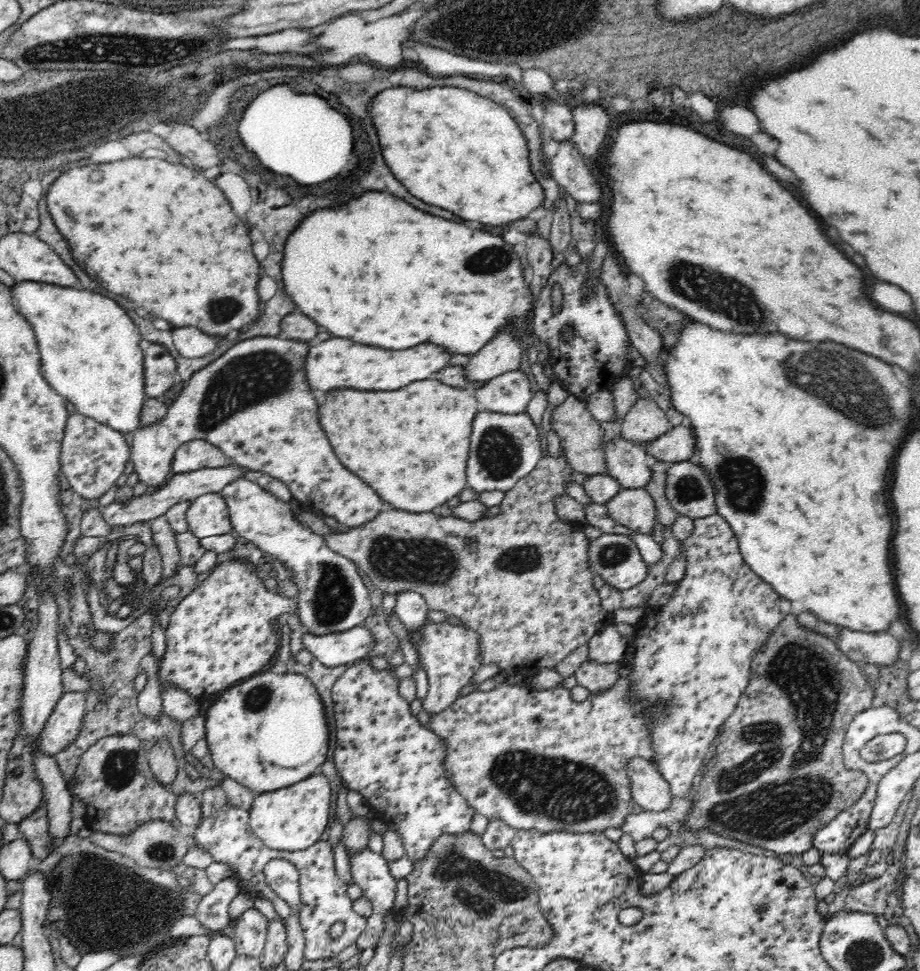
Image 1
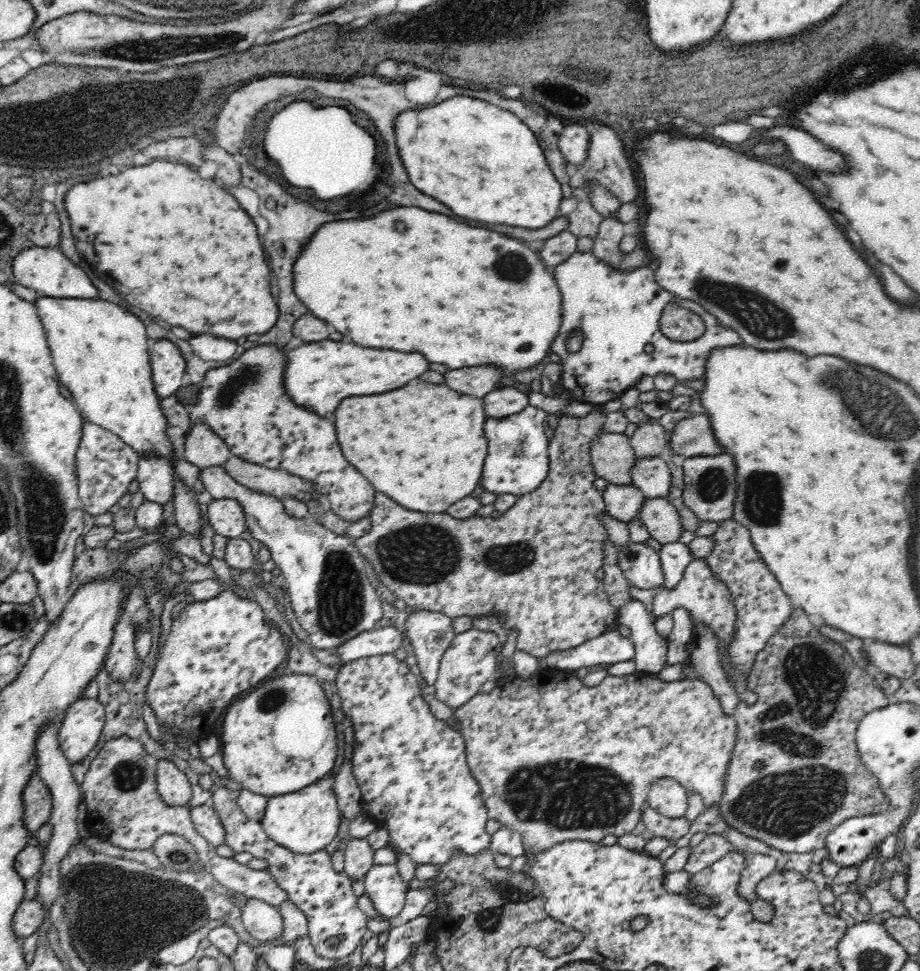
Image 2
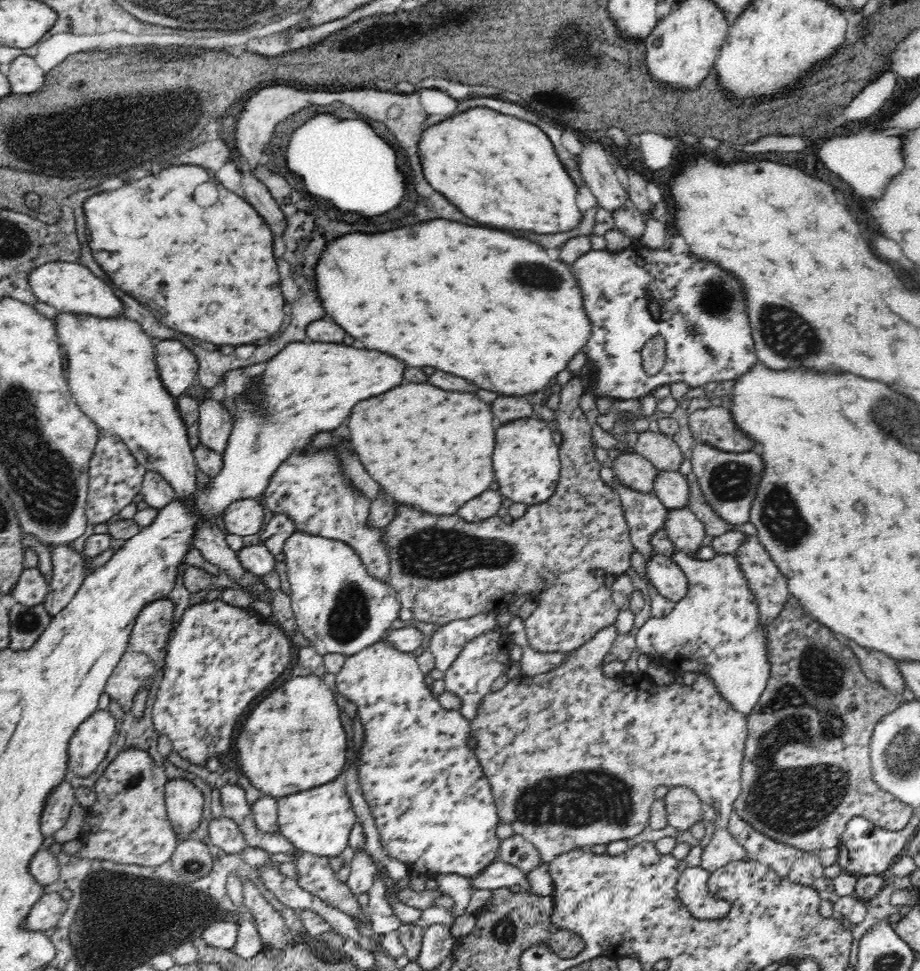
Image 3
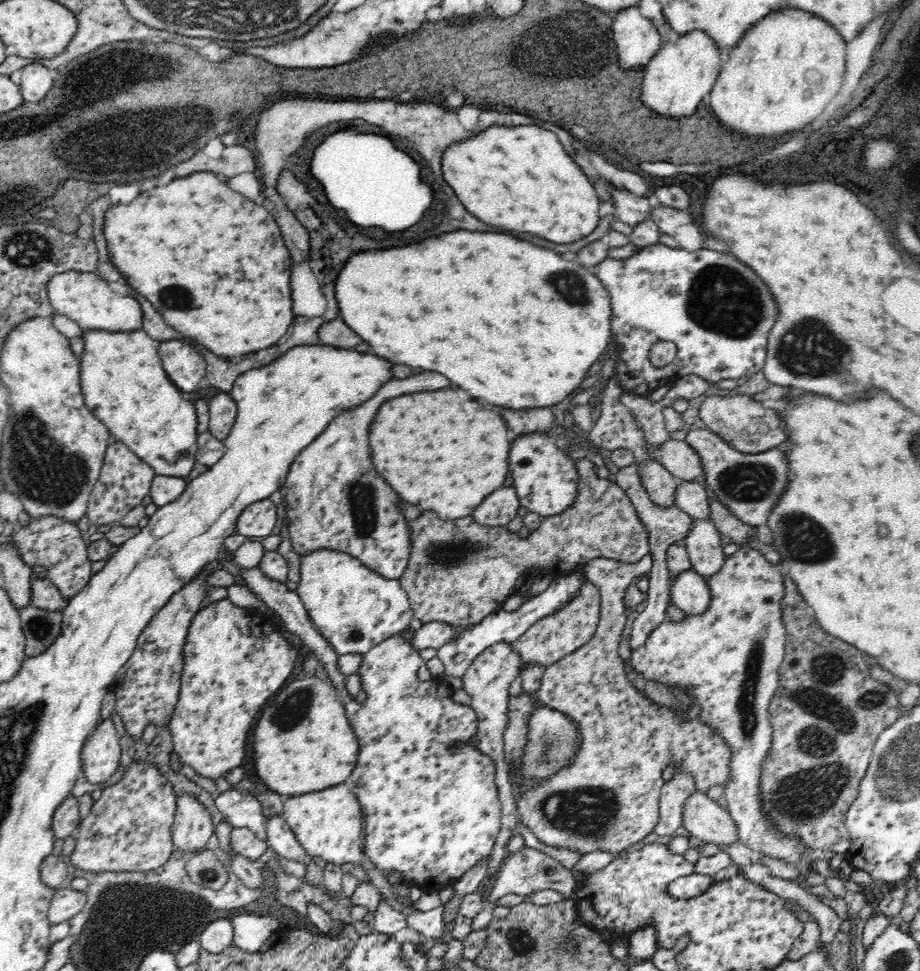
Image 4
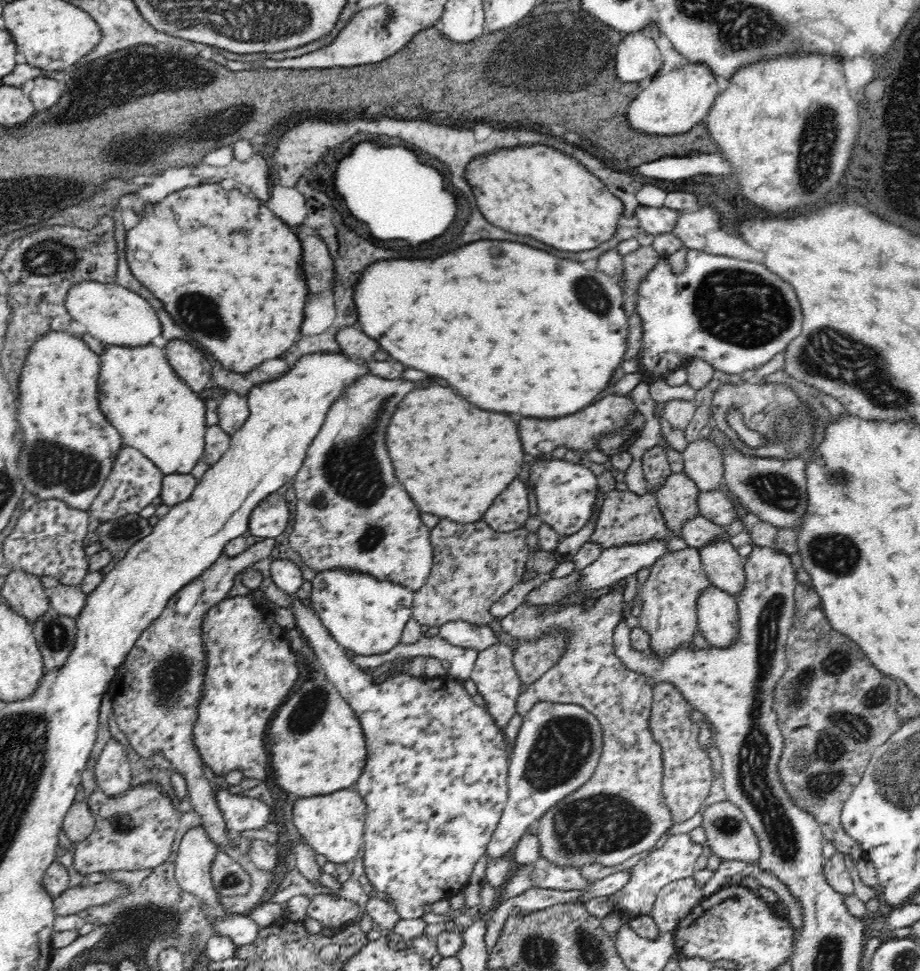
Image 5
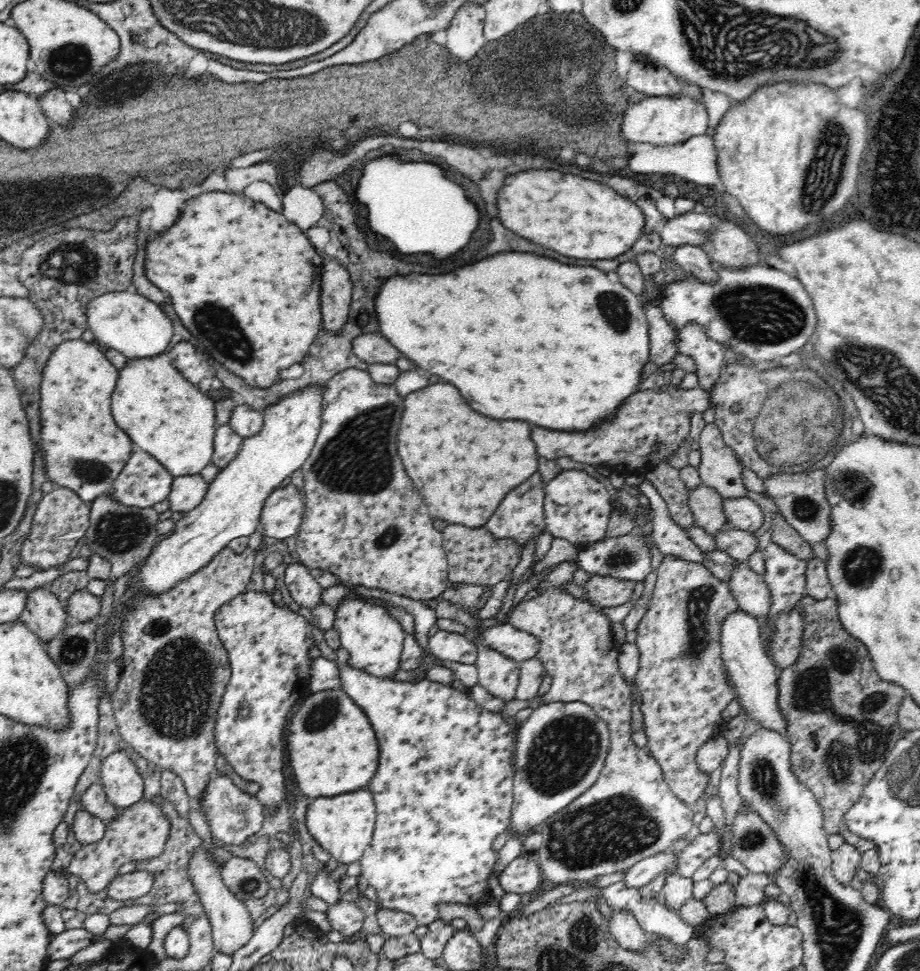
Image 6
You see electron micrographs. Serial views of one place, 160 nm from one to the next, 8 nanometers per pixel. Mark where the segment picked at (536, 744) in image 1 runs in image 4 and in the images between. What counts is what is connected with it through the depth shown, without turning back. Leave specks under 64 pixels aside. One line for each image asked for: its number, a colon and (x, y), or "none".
2: (599, 748)
3: (573, 758)
4: (606, 797)

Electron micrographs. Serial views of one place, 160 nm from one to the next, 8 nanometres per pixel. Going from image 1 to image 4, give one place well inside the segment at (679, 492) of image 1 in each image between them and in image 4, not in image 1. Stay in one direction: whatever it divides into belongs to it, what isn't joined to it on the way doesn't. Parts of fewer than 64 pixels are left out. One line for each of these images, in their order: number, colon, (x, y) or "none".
2: (709, 480)
3: (728, 481)
4: (749, 485)

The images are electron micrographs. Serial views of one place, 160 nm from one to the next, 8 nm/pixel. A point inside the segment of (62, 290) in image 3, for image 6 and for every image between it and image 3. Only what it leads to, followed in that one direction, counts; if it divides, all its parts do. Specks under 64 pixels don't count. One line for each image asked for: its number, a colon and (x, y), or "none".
4: (85, 297)
5: (115, 315)
6: (121, 320)

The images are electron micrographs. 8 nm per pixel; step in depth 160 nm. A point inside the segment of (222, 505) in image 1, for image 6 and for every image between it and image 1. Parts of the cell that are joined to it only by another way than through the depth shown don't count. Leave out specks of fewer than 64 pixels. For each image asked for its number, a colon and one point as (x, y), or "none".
2: (226, 516)
3: (244, 517)
4: (258, 520)
5: (269, 520)
6: (282, 513)

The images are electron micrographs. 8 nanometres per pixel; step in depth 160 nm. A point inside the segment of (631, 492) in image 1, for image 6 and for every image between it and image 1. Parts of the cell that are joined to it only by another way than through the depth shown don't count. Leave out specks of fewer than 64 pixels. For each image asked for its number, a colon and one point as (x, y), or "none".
2: (662, 521)
3: (684, 530)
4: (703, 544)
5: (724, 568)
6: (748, 588)

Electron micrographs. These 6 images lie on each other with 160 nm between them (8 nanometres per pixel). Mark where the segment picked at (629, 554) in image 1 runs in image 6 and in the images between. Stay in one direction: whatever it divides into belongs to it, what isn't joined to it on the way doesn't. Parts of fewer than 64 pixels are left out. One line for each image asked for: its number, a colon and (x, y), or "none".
2: (640, 564)
3: (666, 577)
4: (688, 592)
5: (716, 616)
6: (755, 677)

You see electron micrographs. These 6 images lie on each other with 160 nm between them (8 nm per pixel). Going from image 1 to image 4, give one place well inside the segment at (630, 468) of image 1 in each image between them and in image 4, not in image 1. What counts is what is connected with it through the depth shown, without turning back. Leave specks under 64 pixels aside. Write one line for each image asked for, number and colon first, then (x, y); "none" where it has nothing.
2: (650, 475)
3: (670, 487)
4: (689, 496)

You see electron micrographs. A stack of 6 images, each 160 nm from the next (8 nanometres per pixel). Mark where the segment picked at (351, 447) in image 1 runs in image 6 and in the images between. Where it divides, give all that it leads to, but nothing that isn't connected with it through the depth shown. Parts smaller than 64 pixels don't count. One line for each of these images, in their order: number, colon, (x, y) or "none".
2: (423, 446)
3: (429, 448)
4: (450, 453)
5: (451, 457)
6: (463, 464)

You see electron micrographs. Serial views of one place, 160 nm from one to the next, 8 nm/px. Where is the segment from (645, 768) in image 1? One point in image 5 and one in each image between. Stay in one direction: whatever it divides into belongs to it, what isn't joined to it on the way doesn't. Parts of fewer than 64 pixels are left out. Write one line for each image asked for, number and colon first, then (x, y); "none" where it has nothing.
2: (668, 797)
3: (682, 805)
4: (706, 821)
5: (725, 832)

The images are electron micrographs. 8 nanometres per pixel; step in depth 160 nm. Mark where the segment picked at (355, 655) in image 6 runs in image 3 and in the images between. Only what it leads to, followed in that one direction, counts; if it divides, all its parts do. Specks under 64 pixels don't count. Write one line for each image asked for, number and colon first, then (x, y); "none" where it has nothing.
3: (340, 608)
4: (352, 607)
5: (367, 616)

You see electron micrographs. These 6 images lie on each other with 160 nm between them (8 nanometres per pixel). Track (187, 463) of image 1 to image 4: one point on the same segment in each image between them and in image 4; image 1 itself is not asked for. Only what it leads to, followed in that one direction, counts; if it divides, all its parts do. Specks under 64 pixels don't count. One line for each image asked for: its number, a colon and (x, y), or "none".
2: (202, 448)
3: (214, 424)
4: (221, 410)

